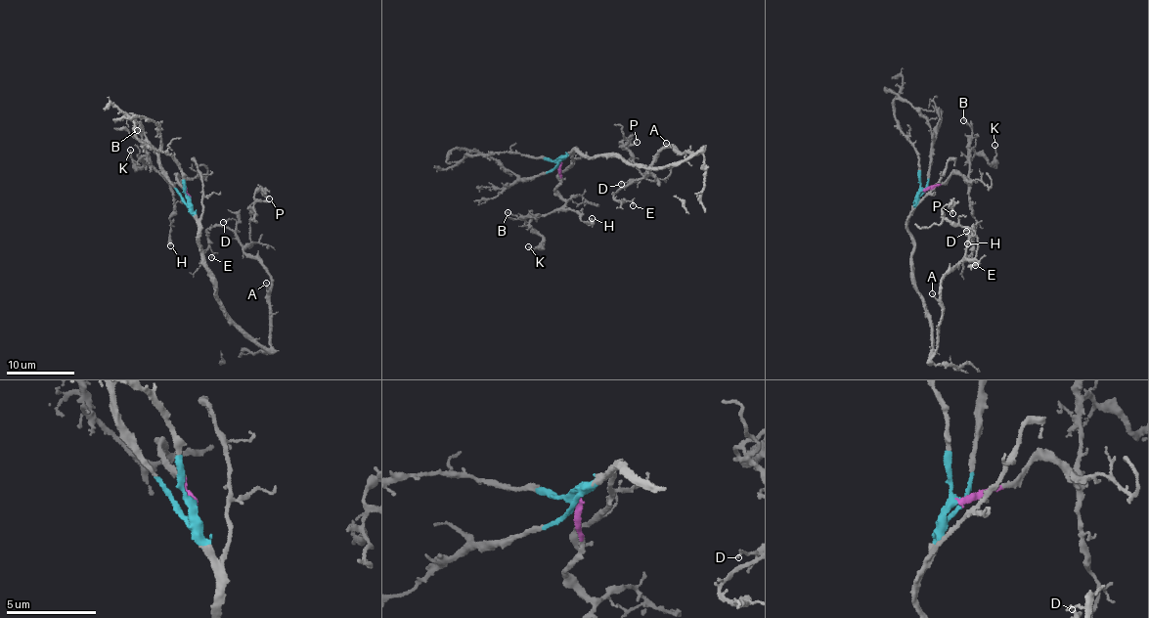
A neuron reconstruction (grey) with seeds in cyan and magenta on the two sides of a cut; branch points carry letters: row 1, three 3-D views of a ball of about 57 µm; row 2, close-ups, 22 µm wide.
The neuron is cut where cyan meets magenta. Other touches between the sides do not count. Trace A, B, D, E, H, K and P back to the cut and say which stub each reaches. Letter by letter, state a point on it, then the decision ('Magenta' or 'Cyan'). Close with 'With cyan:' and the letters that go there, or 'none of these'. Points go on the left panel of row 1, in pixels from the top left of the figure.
A: Place: (266, 283). Cyan
B: Place: (137, 130). Magenta
D: Place: (223, 222). Cyan
E: Place: (211, 257). Cyan
H: Place: (170, 245). Magenta
K: Place: (130, 150). Magenta
P: Place: (269, 198). Cyan
With cyan: A, D, E, P

